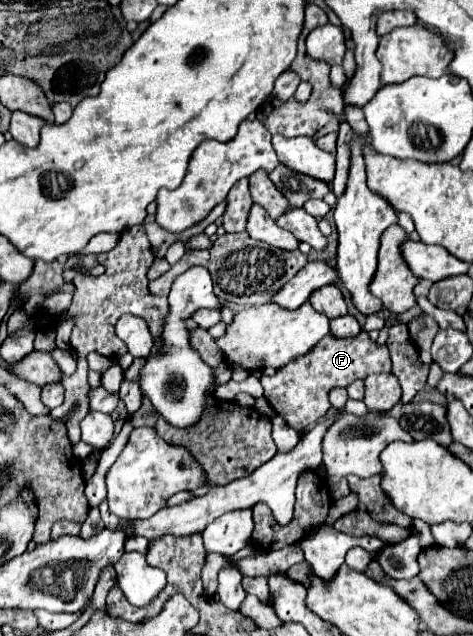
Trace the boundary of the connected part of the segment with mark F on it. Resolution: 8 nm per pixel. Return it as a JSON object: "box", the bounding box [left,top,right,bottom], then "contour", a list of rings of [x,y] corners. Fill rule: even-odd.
{"box":[261,330,391,432],"contour":[[[361,330],[353,338],[335,338],[327,334],[313,350],[309,350],[301,360],[291,362],[289,368],[277,370],[273,376],[261,376],[261,384],[265,390],[265,400],[291,428],[297,432],[305,430],[309,424],[315,424],[325,412],[331,408],[327,394],[335,386],[347,386],[353,380],[365,380],[371,374],[389,374],[391,372],[391,356],[385,344],[377,344],[369,338],[365,330]]]}

